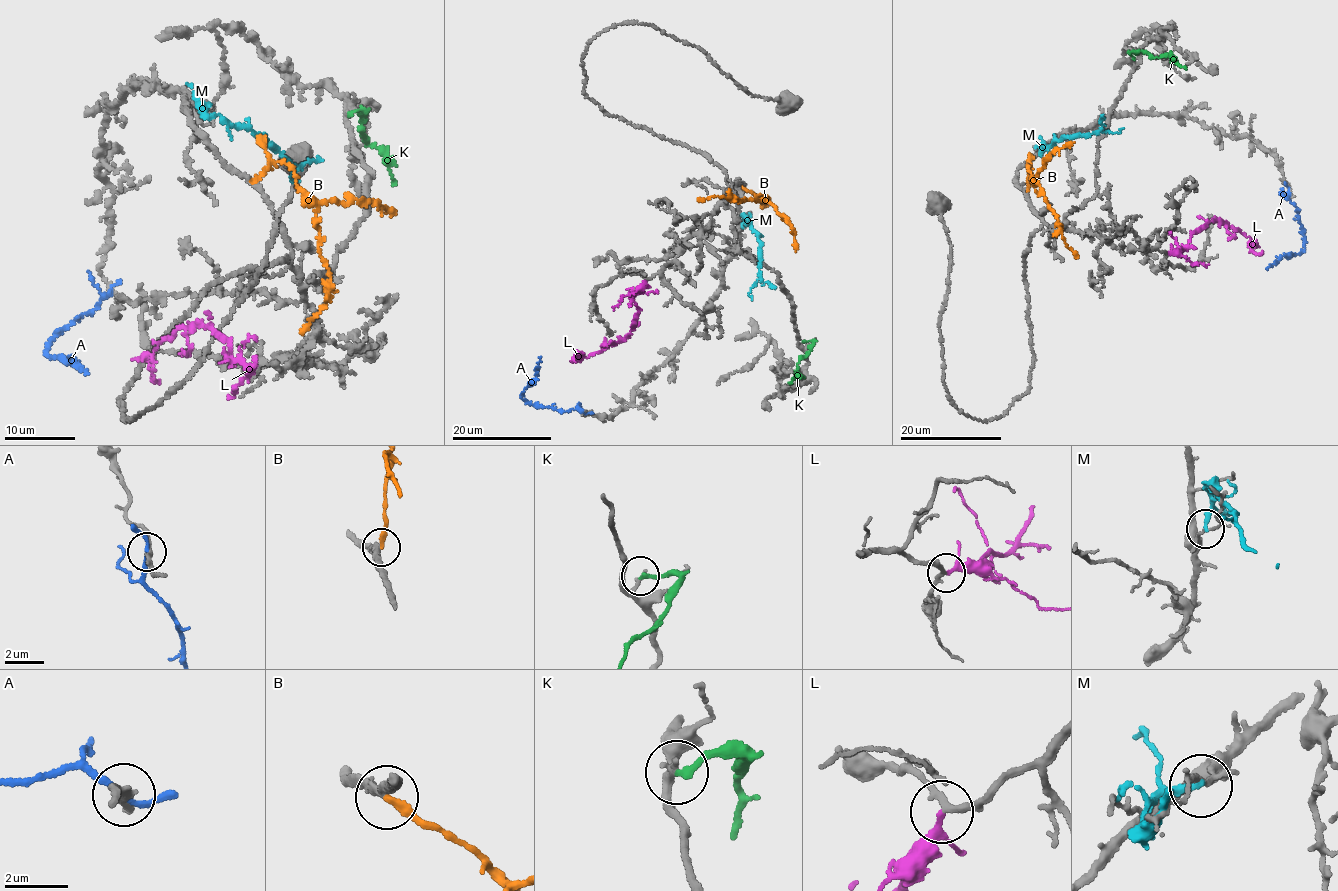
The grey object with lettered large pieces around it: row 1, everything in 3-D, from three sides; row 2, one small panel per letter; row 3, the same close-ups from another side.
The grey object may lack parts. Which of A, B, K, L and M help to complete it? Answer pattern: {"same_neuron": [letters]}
{"same_neuron": ["L"]}

